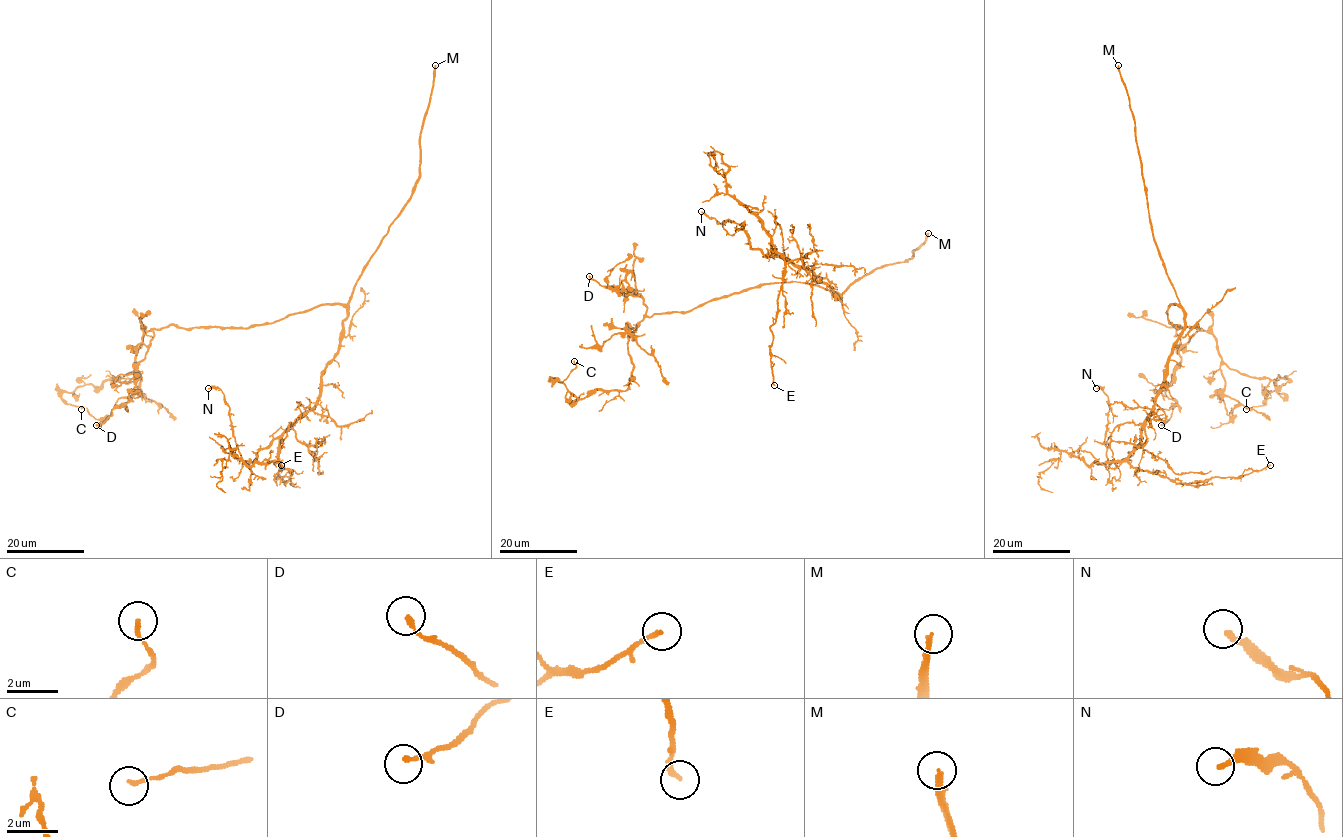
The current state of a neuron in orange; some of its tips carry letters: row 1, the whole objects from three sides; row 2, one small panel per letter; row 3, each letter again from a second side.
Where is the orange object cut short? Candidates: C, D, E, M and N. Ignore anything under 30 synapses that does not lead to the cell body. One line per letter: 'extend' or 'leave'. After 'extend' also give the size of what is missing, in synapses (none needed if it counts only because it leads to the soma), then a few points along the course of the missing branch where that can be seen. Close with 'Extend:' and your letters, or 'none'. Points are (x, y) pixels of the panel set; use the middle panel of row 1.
C: leave
D: leave
E: leave
M: extend | (928, 233), (922, 244), (924, 265), (917, 272), (920, 285), (926, 279), (923, 285), (907, 216)
N: leave
Extend: M

